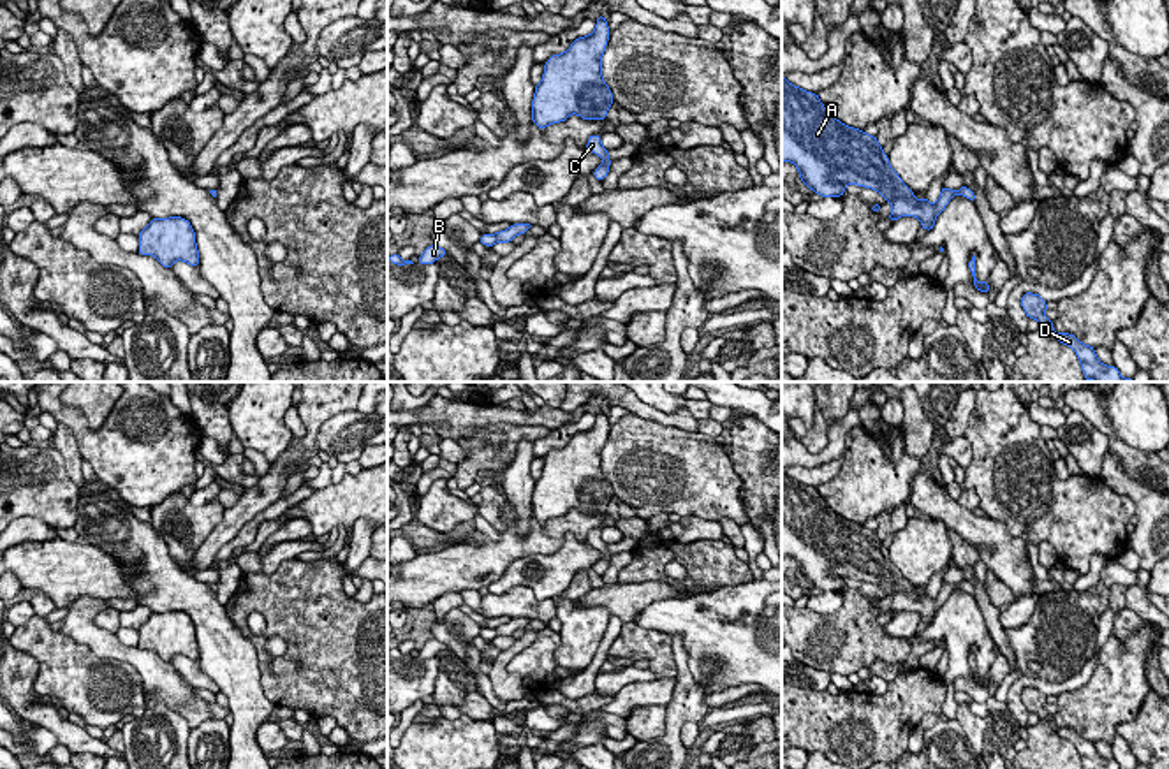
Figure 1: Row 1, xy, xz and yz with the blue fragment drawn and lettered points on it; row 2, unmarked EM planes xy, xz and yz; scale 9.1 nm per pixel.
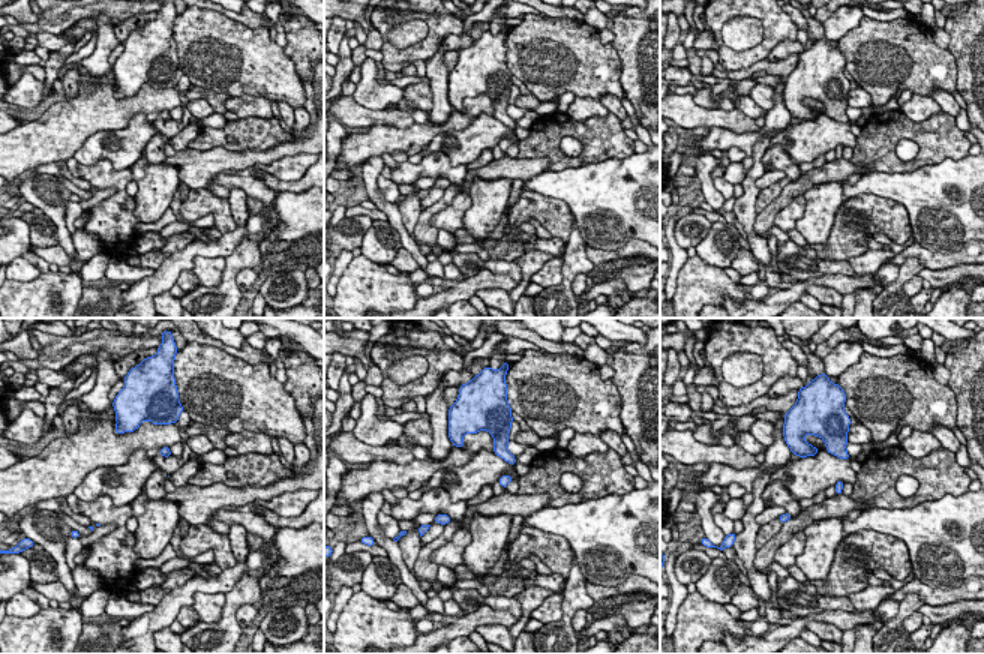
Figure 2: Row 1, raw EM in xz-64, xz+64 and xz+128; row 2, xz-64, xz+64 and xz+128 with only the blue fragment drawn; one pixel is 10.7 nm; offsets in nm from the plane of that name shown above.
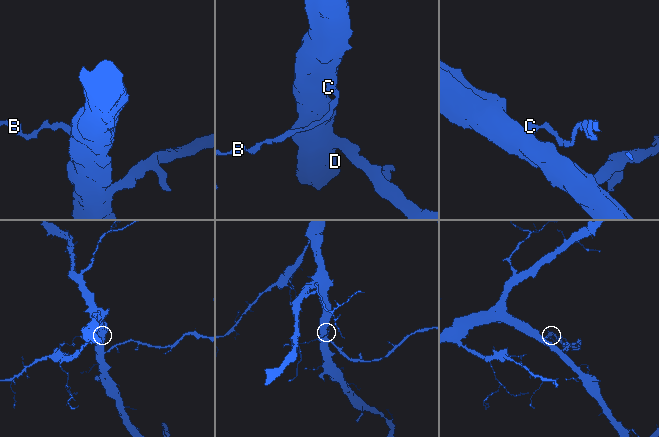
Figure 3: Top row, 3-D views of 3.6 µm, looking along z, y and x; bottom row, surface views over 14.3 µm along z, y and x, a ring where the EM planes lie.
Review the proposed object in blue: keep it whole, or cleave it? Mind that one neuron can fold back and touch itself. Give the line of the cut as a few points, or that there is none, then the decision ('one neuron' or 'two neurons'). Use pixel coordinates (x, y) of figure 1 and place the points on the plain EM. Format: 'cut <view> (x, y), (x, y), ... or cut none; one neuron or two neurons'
cut none; one neuron

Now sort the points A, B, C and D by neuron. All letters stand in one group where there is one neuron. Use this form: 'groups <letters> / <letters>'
groups A B C D

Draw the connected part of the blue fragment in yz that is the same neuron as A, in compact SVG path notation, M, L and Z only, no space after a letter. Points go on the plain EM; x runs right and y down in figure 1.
M783 470L782 556L792 556L801 575L822 591L842 591L847 579L877 584L893 598L891 616L915 611L926 625L933 623L935 612L956 588L975 597L975 588L965 579L959 584L942 581L935 598L917 593L889 560L875 530L843 519L817 487L790 479Z

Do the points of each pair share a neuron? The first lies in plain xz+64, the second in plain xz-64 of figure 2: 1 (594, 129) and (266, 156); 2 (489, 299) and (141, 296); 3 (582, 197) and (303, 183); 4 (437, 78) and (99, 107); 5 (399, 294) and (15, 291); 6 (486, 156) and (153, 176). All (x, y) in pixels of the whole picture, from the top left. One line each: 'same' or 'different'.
1: different
2: different
3: different
4: different
5: same
6: different

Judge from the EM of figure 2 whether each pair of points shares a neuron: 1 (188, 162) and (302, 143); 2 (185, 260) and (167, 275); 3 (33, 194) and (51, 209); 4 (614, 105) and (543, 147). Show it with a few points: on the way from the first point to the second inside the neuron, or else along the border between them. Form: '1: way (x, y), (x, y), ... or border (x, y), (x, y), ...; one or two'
1: way (216, 161), (266, 158), (273, 153); one
2: way (180, 261), (171, 270); one
3: way (38, 197), (47, 204); one
4: border (609, 111), (620, 120); two

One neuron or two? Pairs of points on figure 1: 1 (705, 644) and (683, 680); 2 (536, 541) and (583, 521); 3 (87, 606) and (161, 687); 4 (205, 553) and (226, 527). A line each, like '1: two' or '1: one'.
1: two
2: one
3: one
4: one

